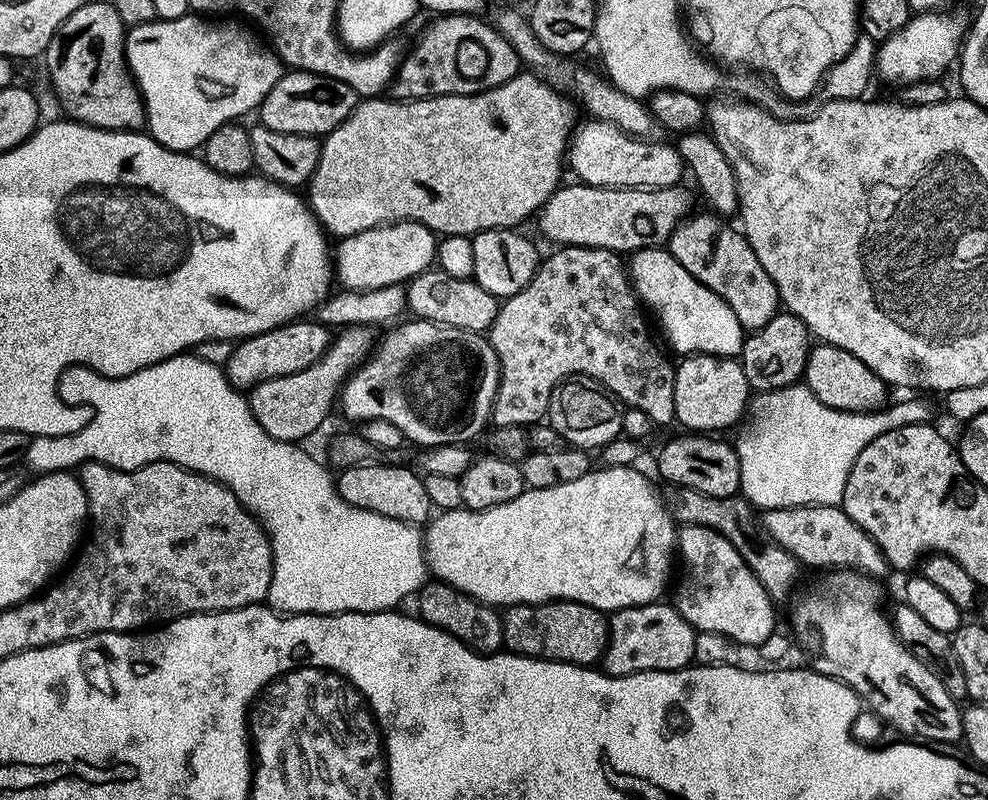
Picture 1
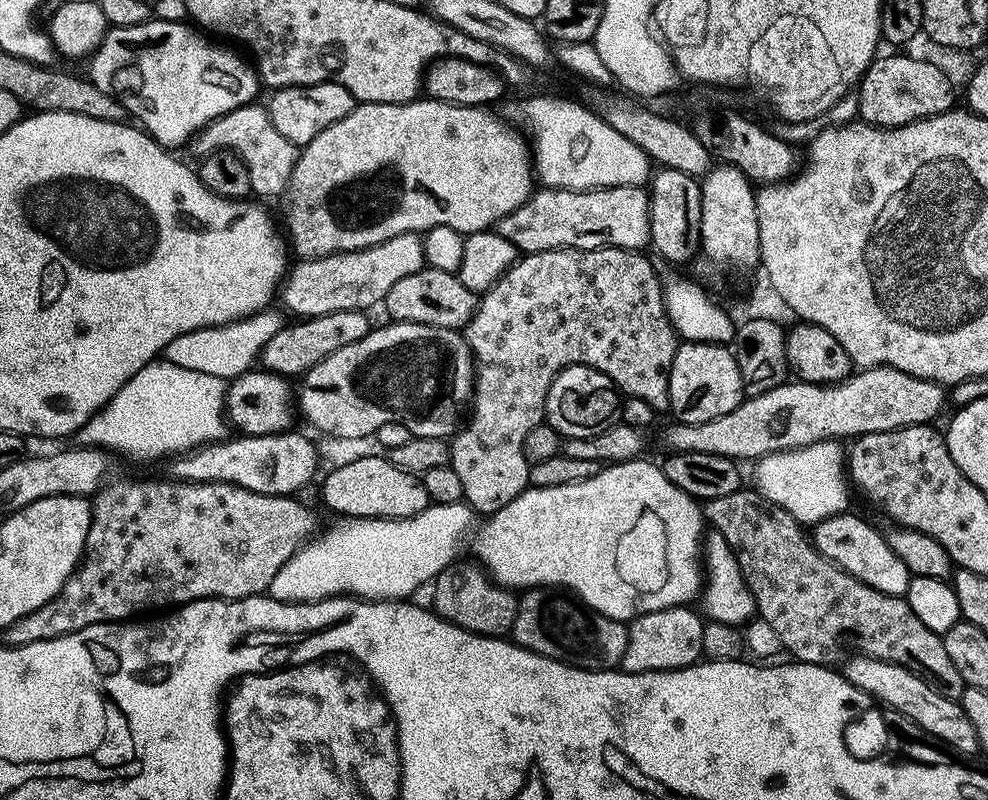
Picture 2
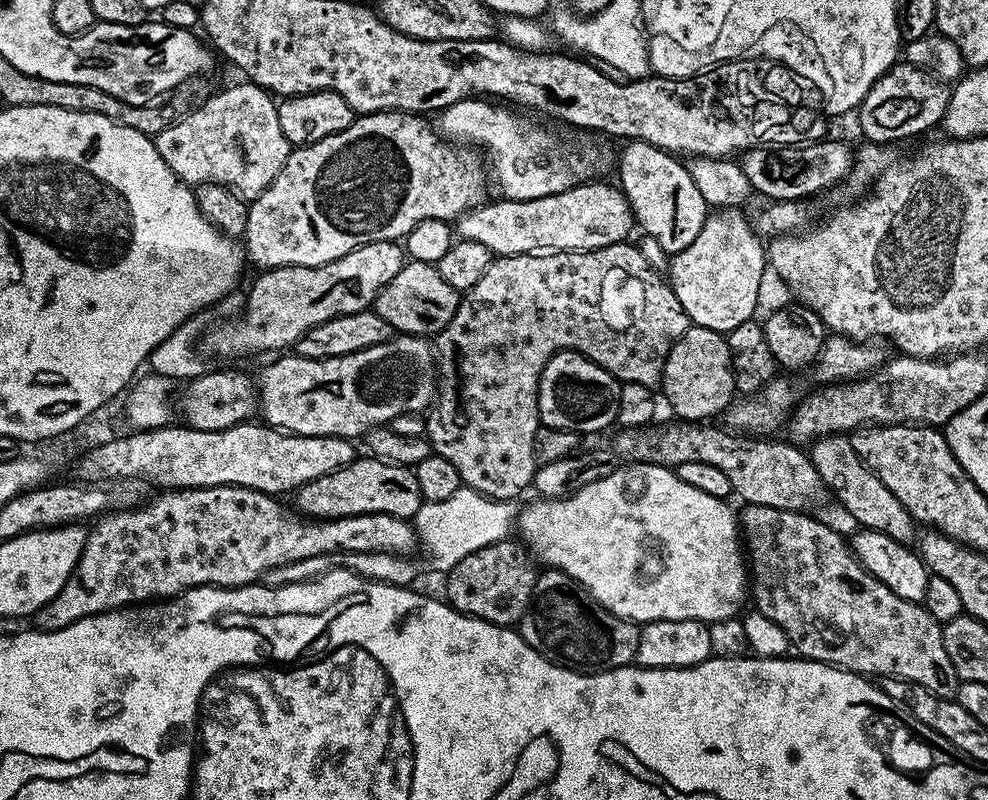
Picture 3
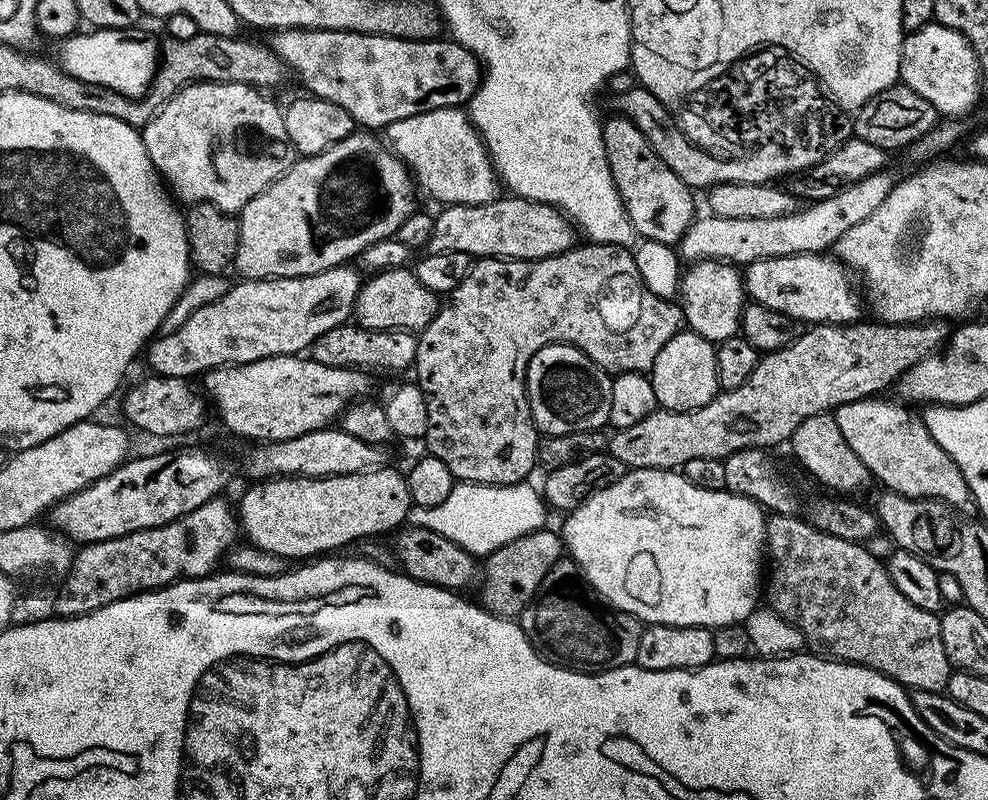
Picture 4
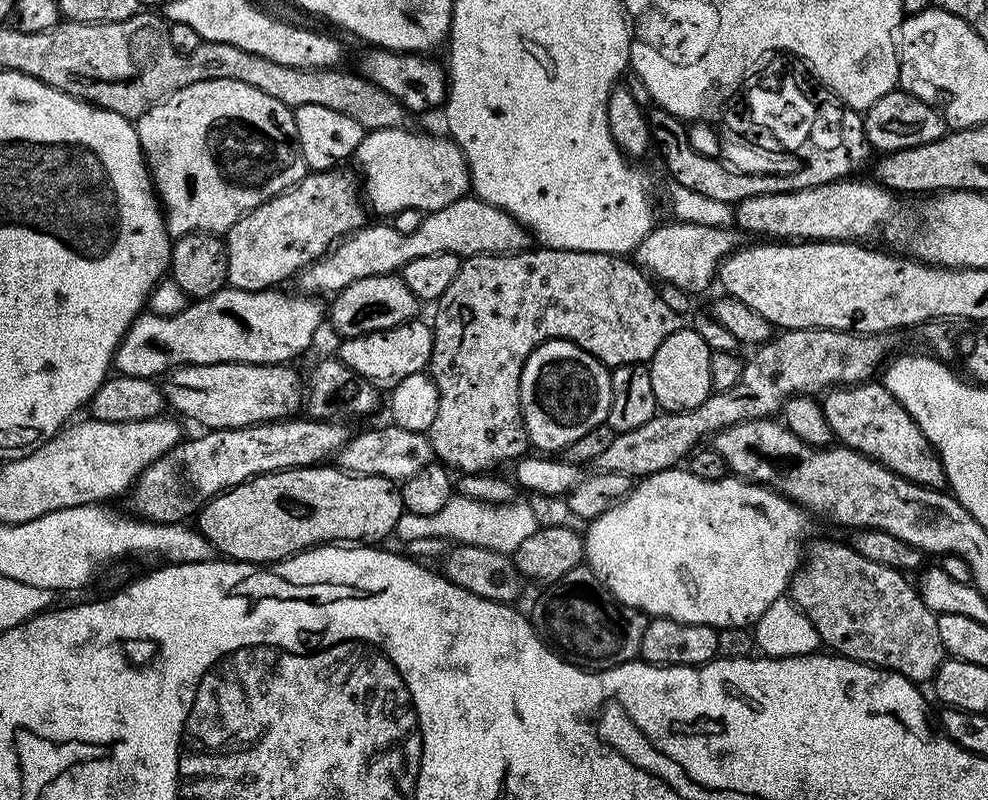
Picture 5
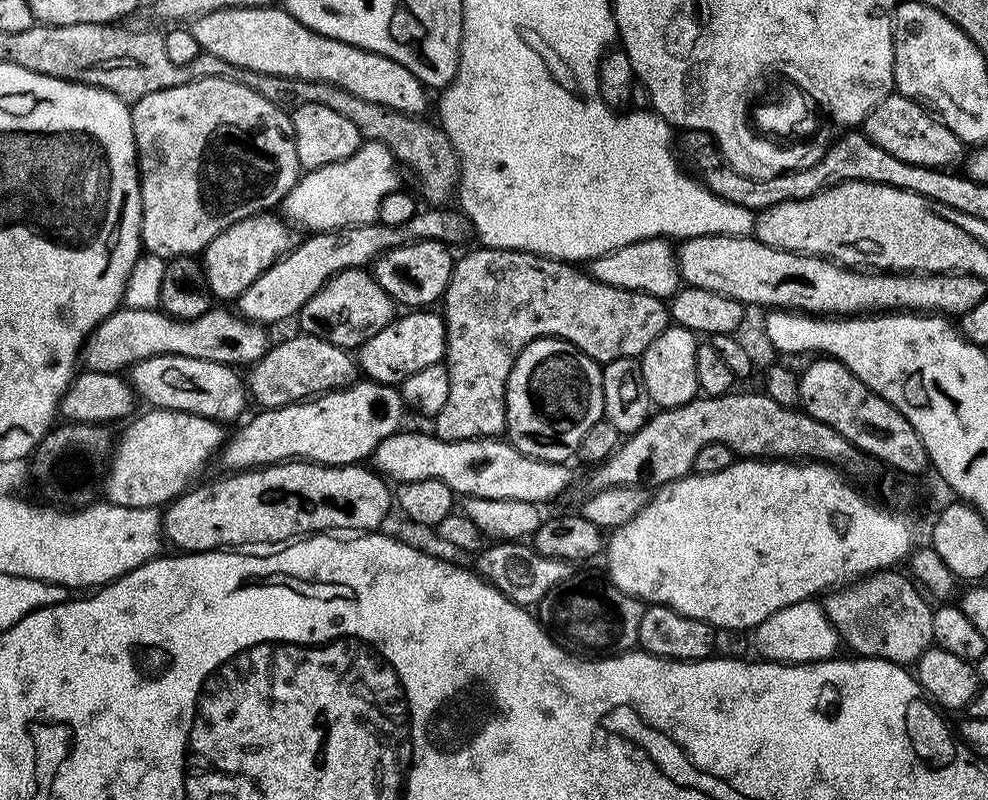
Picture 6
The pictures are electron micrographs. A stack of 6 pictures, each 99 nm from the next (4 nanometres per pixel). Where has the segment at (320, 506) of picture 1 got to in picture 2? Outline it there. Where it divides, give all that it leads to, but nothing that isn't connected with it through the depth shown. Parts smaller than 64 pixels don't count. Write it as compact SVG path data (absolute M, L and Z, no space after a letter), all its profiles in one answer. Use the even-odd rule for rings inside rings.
M157 358L151 364L142 366L100 411L94 413L78 433L79 443L89 448L103 448L109 453L121 452L136 460L156 460L163 452L177 451L176 444L196 446L201 443L200 436L212 438L217 435L220 424L216 419L226 412L226 380L211 374L198 373L196 370L183 369L165 358ZM461 502L459 504L434 504L429 503L427 508L423 508L417 516L410 516L406 520L389 520L387 518L369 518L367 516L349 516L347 518L337 519L337 524L332 524L324 533L321 531L311 542L304 545L300 551L292 555L286 562L286 566L282 566L282 570L274 578L271 591L275 593L279 599L289 601L293 604L302 604L311 602L313 600L328 600L331 596L355 596L366 600L404 600L411 592L416 592L420 587L427 585L429 582L435 580L437 574L442 569L448 567L457 559L456 551L460 548L460 543L464 540L464 535L468 531L471 533L472 519L474 513L467 503Z

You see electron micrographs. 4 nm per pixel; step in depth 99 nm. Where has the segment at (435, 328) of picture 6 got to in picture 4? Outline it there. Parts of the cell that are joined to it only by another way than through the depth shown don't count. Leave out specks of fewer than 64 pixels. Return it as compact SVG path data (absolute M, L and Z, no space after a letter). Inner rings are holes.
M355 322L336 324L334 330L326 330L311 346L311 359L322 362L322 366L338 366L339 368L358 368L376 372L404 372L416 363L417 333L407 328L392 330L370 330L361 328Z

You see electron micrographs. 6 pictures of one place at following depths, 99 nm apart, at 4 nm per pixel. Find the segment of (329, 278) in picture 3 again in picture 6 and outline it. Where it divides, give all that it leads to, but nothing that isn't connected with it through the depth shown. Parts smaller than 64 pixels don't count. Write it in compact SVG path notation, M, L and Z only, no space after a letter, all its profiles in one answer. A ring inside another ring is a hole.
M121 306L111 312L85 340L82 349L83 367L85 364L89 368L87 371L92 374L120 374L151 356L189 356L229 366L248 366L261 360L270 347L270 339L260 329L263 327L224 308L227 307L212 306L200 317L183 320L161 310Z

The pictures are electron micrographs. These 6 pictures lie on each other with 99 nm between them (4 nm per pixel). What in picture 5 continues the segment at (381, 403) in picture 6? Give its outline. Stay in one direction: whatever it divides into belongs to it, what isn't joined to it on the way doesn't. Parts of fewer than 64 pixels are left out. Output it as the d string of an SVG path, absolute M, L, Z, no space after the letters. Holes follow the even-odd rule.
M289 418L271 420L269 424L251 424L245 428L214 428L205 431L204 436L193 440L181 439L169 452L162 454L136 480L130 489L132 496L131 511L141 520L150 520L153 524L178 524L187 521L187 516L195 517L208 501L219 496L221 492L238 486L256 476L267 472L278 472L286 468L307 468L319 465L324 460L339 452L350 435L349 429L340 422L331 420L314 420L311 418Z

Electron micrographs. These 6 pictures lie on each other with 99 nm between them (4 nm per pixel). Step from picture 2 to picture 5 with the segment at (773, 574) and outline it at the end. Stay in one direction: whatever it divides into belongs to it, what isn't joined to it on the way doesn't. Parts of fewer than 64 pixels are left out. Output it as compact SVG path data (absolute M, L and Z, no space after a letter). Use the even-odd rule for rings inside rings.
M816 540L809 548L807 545L806 555L803 557L800 567L792 575L790 599L792 603L797 604L803 610L806 618L810 618L814 630L818 630L821 645L825 649L831 650L835 655L844 656L847 660L857 660L860 664L871 664L874 668L884 668L887 672L896 672L899 676L904 676L907 680L911 680L913 684L924 686L927 680L929 683L935 677L936 671L940 669L940 664L946 658L946 653L942 646L942 637L938 635L937 614L927 608L920 593L917 592L917 585L912 580L911 582L908 581L906 577L908 576L897 568L891 568L890 565L882 565L878 562L870 561L869 558L864 558L862 554L858 554L847 543L844 545L835 544L832 540Z

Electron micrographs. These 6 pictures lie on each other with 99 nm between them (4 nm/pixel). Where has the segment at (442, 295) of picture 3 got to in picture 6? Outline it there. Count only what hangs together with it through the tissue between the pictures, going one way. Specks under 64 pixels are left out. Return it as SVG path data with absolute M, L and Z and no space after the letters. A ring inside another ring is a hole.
M347 268L338 273L325 284L314 298L310 298L300 307L298 321L305 333L313 336L322 336L337 344L339 348L349 350L359 349L366 338L378 334L382 326L395 320L398 315L398 305L386 290L376 281L375 275L364 268Z

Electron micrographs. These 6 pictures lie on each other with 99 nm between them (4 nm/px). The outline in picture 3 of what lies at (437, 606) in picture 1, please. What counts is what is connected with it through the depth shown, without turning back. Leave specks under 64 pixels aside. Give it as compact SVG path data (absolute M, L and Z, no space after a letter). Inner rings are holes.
M505 538L490 546L482 546L482 550L474 550L469 556L462 558L462 562L447 569L448 581L444 584L445 594L443 593L443 595L446 597L447 603L457 608L462 614L485 620L491 624L516 626L523 618L524 611L530 606L537 575L538 568L530 559L529 549L519 539Z

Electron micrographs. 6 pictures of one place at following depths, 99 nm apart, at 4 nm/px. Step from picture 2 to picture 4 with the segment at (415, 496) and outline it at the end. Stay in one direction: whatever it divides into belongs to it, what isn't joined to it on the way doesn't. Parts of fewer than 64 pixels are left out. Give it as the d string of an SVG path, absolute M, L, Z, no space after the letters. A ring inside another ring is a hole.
M388 467L370 468L367 472L341 476L277 476L253 483L253 488L245 490L240 508L238 504L238 523L243 535L248 535L248 540L254 547L261 548L272 556L316 558L321 554L347 549L344 547L355 540L364 540L379 532L391 533L407 521L404 519L407 518L408 511L413 511L414 505L410 498L407 475Z

